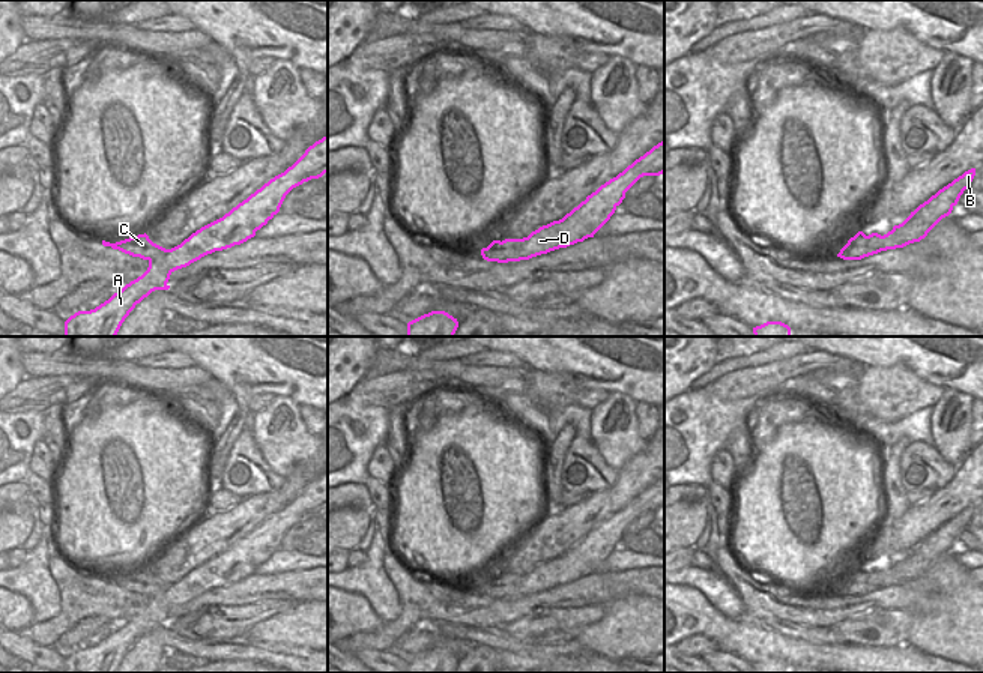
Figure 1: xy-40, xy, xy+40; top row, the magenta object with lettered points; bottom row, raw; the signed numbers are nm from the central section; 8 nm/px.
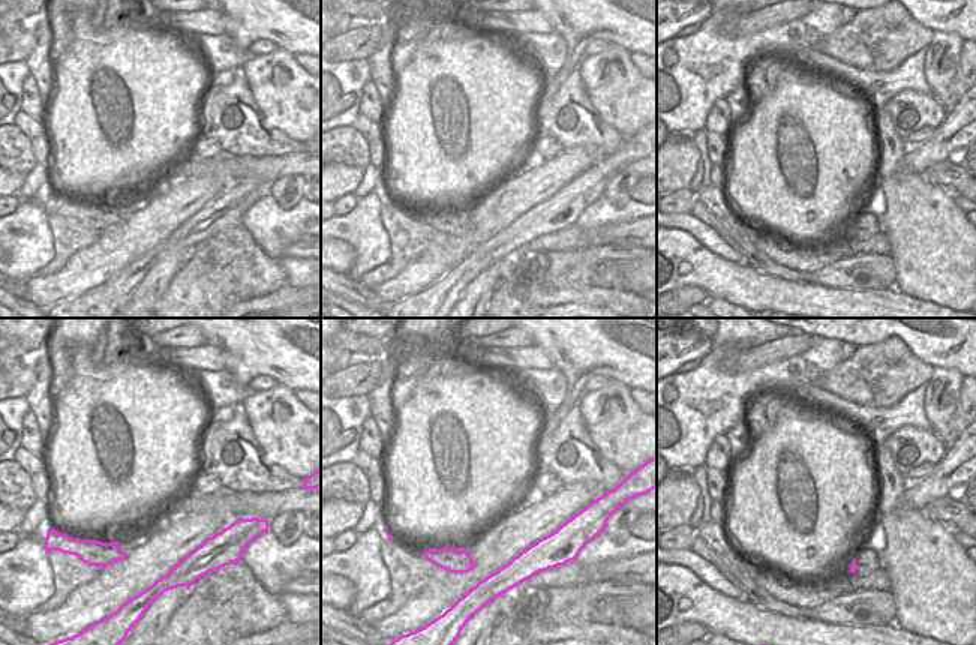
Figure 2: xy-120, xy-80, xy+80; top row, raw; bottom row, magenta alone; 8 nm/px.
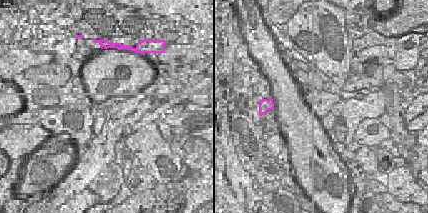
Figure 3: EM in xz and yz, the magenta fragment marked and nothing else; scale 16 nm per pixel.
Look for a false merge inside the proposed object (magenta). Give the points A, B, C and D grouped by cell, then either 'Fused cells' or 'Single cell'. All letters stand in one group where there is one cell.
Groups: A B D / C. Fused cells

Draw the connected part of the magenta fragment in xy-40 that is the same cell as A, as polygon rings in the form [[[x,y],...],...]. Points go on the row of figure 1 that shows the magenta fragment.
[[[328,137],[316,141],[305,153],[284,173],[275,176],[247,200],[233,207],[222,218],[201,227],[185,239],[177,248],[156,260],[149,260],[147,270],[137,279],[126,284],[120,291],[114,293],[108,300],[90,311],[78,311],[65,321],[65,336],[116,336],[122,323],[129,312],[155,290],[168,290],[170,275],[201,257],[215,251],[222,251],[234,245],[240,245],[256,236],[256,231],[268,224],[278,212],[286,195],[296,186],[311,179],[319,179],[328,173]]]

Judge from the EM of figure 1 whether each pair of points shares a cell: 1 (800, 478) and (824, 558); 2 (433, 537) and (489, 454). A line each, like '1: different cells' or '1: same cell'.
1: same cell
2: same cell

